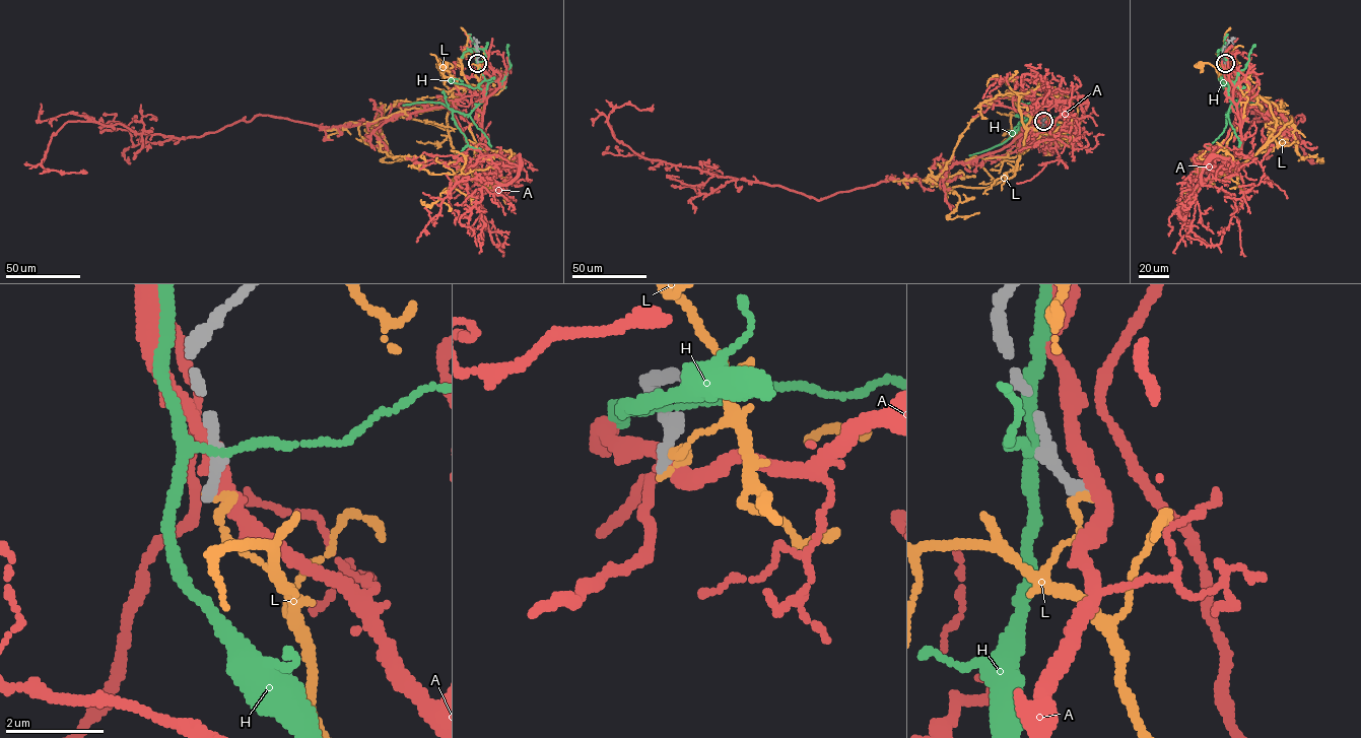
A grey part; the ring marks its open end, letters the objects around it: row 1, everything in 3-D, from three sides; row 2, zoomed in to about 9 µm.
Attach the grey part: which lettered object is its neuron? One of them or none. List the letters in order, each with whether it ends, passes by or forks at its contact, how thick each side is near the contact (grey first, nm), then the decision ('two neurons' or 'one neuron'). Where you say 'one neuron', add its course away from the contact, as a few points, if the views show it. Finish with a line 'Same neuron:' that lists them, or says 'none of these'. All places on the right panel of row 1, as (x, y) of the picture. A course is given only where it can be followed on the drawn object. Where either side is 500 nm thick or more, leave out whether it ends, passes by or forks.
A: it passes by | 260/360 nm | two neurons
H: it forks | 220/150 nm | two neurons
L: it ends | 240/150 nm | two neurons
Same neuron: none of these

